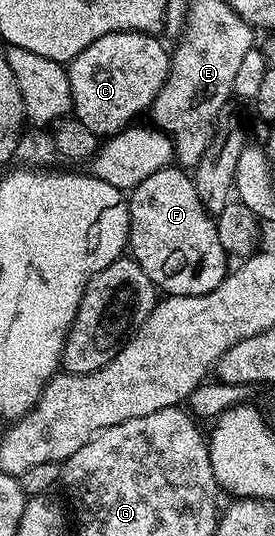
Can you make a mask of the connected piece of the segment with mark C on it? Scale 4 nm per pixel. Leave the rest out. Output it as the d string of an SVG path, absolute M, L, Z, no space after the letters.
M120 30L99 36L79 56L67 63L73 108L72 117L84 130L98 136L118 134L148 111L169 79L171 54L154 35L139 30Z

